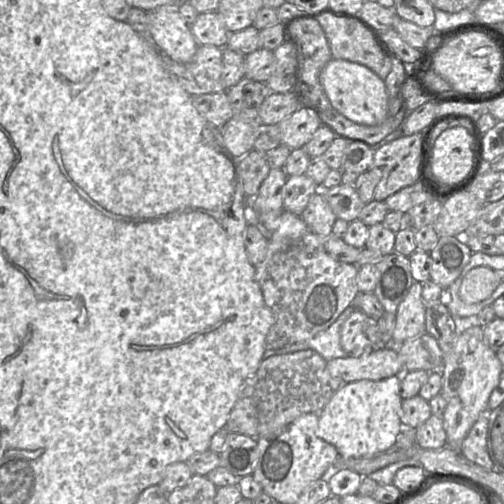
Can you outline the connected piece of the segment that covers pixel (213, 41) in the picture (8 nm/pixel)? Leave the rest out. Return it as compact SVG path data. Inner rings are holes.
M217 11L201 13L191 25L198 45L226 47L230 32Z

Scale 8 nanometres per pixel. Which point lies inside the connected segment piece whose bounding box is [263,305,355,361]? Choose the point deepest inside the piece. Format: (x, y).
(327, 343)

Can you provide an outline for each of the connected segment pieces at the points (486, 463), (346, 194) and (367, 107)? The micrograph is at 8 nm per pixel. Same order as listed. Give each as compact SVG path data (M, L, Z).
M480 416L460 444L460 452L471 462L491 470L492 462L487 452L488 418Z
M339 184L321 191L336 219L343 219L348 223L358 219L365 203L353 186Z
M332 58L320 73L320 82L333 108L349 120L363 125L378 125L388 113L385 82L365 65Z

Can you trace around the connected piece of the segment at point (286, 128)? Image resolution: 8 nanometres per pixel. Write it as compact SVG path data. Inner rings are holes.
M300 108L278 124L281 145L291 150L304 147L321 126L313 110Z

